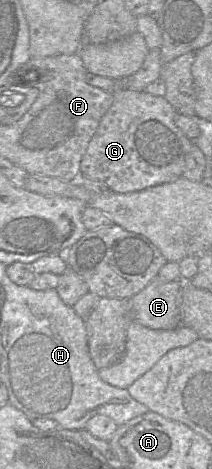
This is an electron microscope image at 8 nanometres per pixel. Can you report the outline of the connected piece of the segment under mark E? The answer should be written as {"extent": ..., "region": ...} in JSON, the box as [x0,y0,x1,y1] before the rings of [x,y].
{"extent":[85,278,183,368],"region":[[[158,278],[128,299],[100,298],[86,317],[85,328],[90,357],[97,368],[110,367],[120,360],[126,346],[126,331],[131,321],[152,330],[172,330],[181,325],[180,302],[183,281],[165,282]]]}

